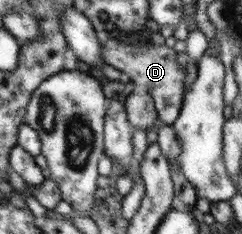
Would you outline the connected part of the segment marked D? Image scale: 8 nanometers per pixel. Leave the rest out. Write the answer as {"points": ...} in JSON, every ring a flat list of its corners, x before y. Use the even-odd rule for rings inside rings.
{"points":[[104,35,100,37,99,47,101,47,100,53,105,63,128,74,128,81,132,81,138,90,150,93,160,120,172,126,180,114,185,96,186,69,177,63,178,52,165,45,156,47,149,43,142,46,125,44]]}

